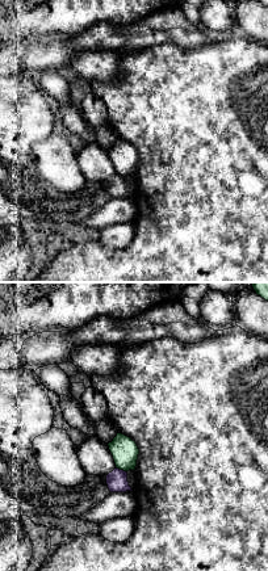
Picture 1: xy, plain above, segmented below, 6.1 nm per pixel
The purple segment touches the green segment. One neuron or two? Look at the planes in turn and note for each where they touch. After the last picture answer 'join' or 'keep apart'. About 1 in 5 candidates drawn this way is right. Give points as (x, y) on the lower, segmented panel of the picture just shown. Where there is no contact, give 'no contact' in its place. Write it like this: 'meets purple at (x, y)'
meets purple at (121, 470)

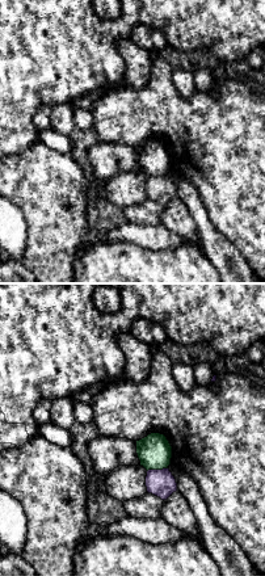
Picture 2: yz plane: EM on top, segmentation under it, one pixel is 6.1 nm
meets purple at (156, 470)

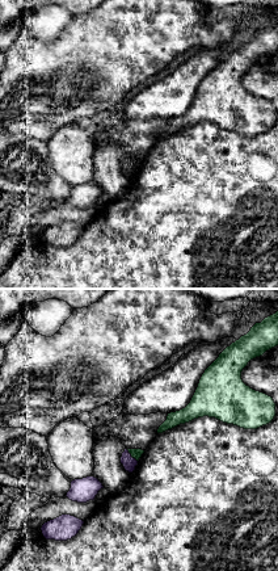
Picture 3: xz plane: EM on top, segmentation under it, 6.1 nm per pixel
meets purple at (130, 456)

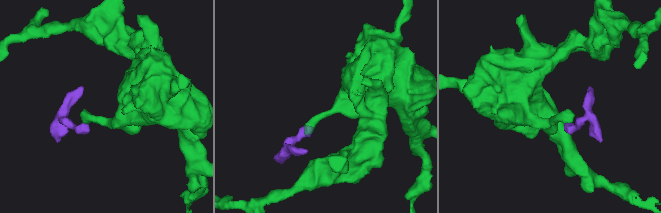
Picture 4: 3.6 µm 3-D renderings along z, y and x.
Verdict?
keep apart

